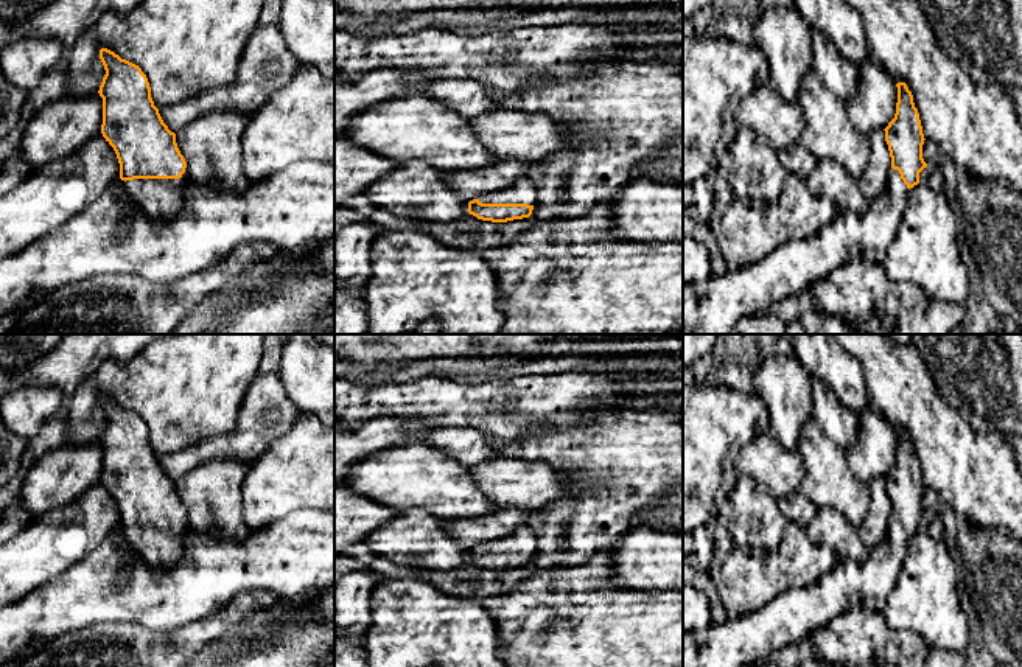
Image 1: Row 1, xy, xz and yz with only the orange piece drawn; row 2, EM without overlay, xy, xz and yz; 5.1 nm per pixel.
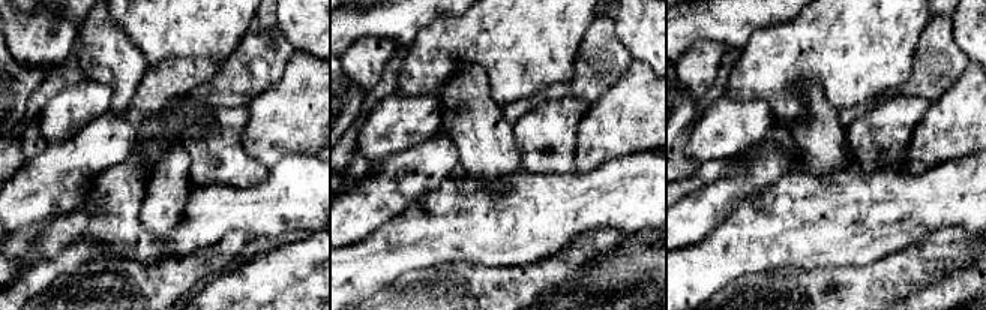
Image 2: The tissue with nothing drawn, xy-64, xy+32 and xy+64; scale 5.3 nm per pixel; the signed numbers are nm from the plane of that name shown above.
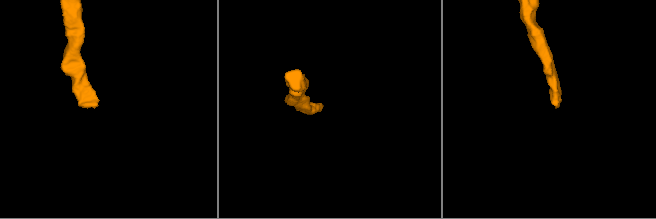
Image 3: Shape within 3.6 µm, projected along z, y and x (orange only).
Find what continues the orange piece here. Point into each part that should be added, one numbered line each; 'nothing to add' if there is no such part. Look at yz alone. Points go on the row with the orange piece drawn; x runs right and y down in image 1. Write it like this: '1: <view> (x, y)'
1: yz (714, 305)

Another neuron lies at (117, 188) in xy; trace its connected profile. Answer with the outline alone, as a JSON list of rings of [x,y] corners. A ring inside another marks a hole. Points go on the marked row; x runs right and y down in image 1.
[[[118,179],[112,183],[109,183],[106,191],[110,193],[117,199],[120,210],[121,210],[121,222],[124,227],[129,227],[132,213],[134,213],[134,207],[137,204],[132,199],[128,188],[124,187],[124,180]]]

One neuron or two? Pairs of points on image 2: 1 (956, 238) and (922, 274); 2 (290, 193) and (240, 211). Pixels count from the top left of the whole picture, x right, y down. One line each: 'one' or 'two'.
1: one
2: one

